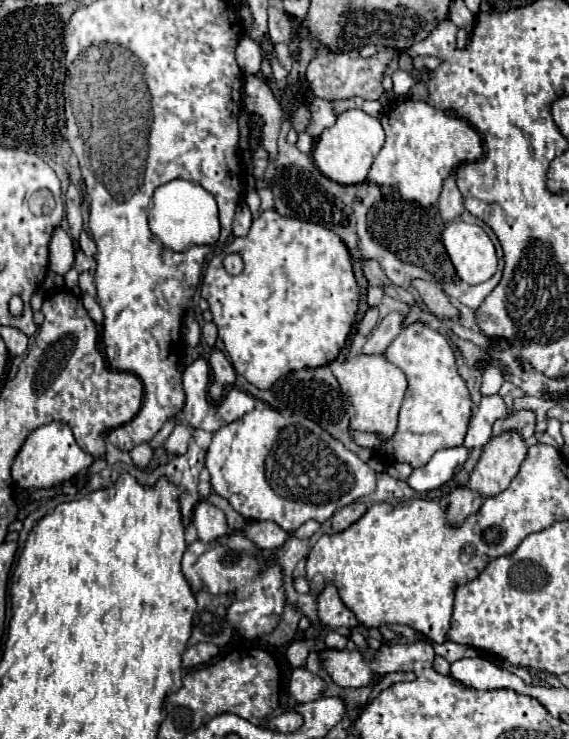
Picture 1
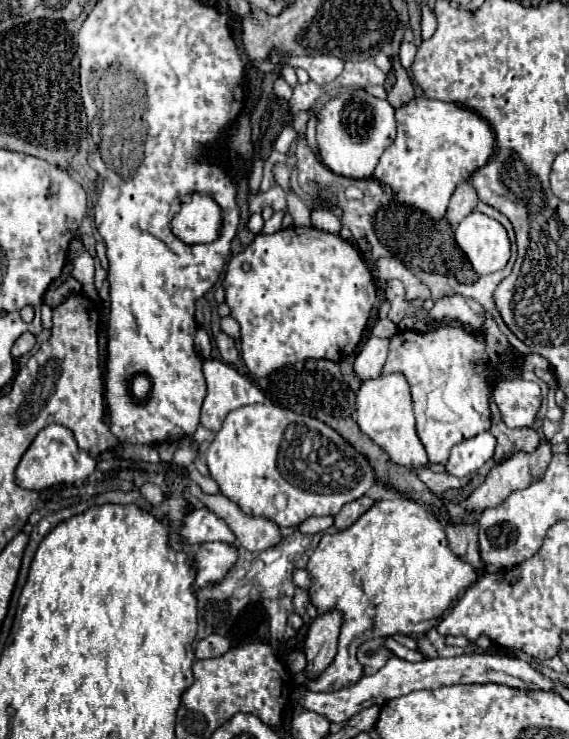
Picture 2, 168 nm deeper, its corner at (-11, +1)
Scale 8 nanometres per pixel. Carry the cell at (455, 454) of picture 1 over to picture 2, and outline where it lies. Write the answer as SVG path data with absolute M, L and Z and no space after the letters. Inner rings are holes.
M489 432L477 434L451 450L451 456L445 464L445 472L451 476L467 476L479 470L495 454L495 438Z

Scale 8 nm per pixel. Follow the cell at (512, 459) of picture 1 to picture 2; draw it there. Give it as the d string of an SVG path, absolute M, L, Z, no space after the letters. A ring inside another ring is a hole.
M549 444L537 446L537 450L531 452L531 454L523 452L523 450L513 452L507 460L503 460L503 462L499 462L499 464L495 464L491 468L491 472L485 478L485 482L469 496L467 510L471 510L471 512L483 512L485 508L493 508L493 506L501 504L511 492L527 488L531 482L535 482L537 478L541 478L543 472L545 472L545 468L547 468L547 464L549 464L549 460L551 460L551 446Z

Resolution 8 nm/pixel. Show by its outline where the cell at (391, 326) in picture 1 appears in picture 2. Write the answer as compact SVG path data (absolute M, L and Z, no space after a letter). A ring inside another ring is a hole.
M371 336L365 342L361 354L355 360L355 374L361 380L379 376L381 370L383 370L385 360L387 360L387 352L389 352L389 338L375 338L375 336Z

